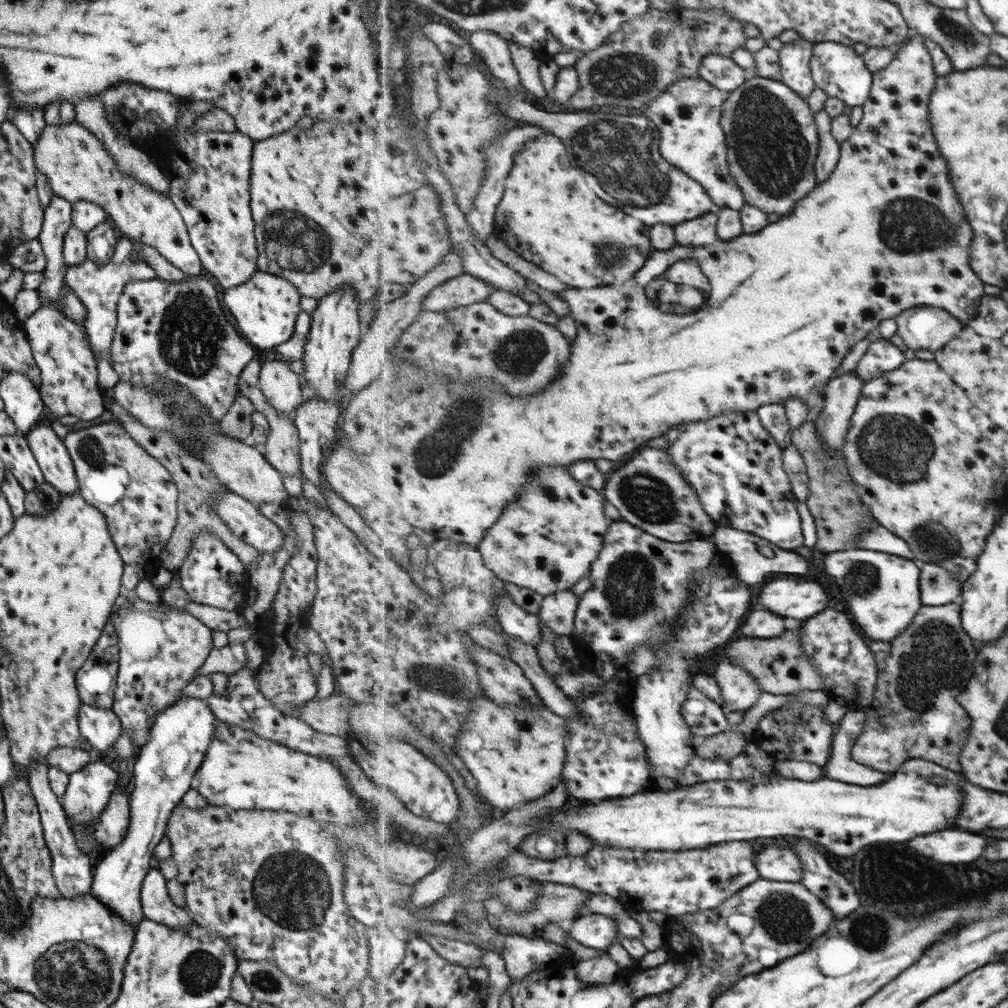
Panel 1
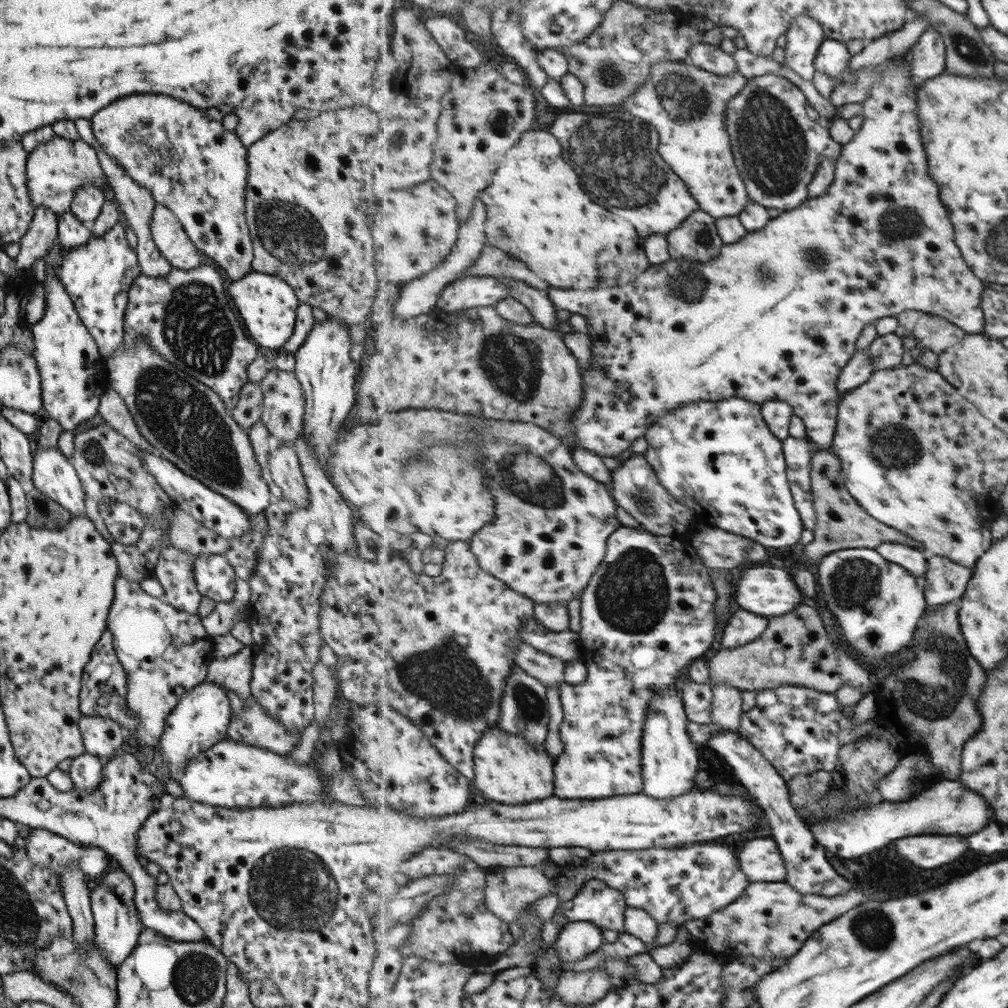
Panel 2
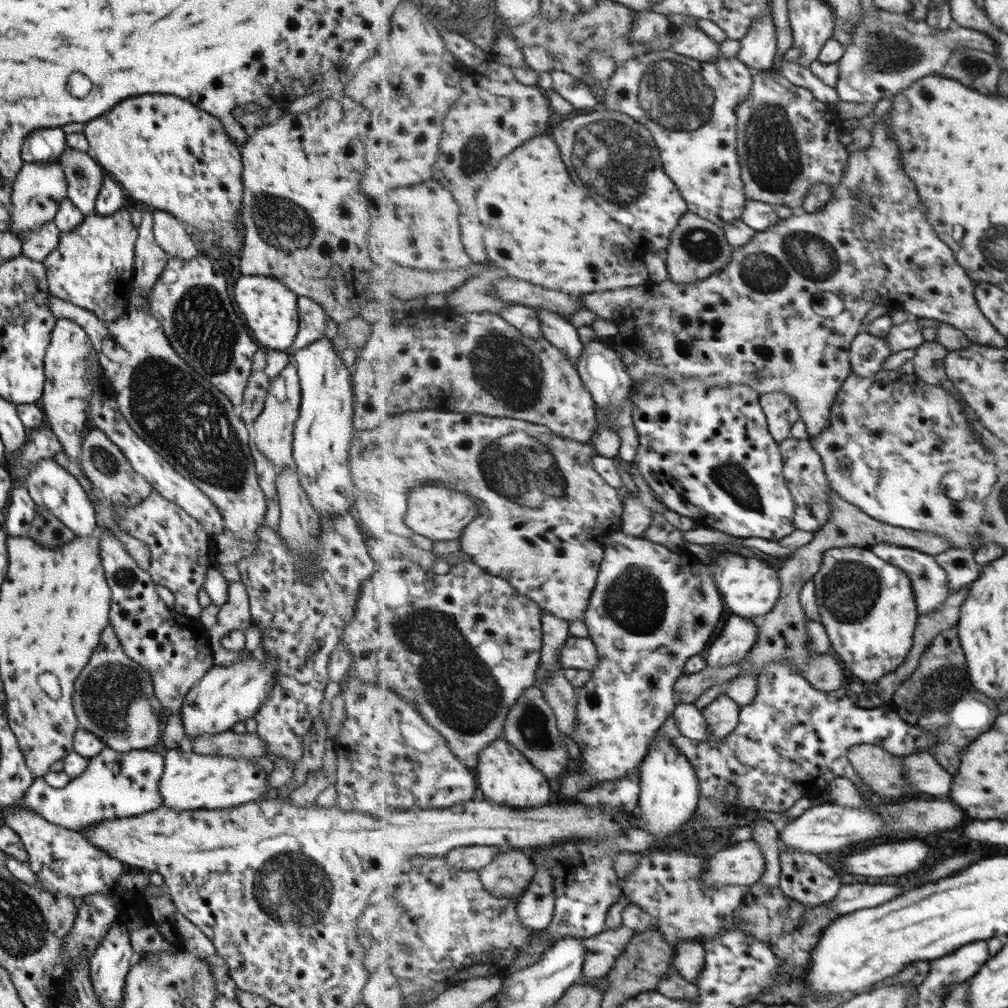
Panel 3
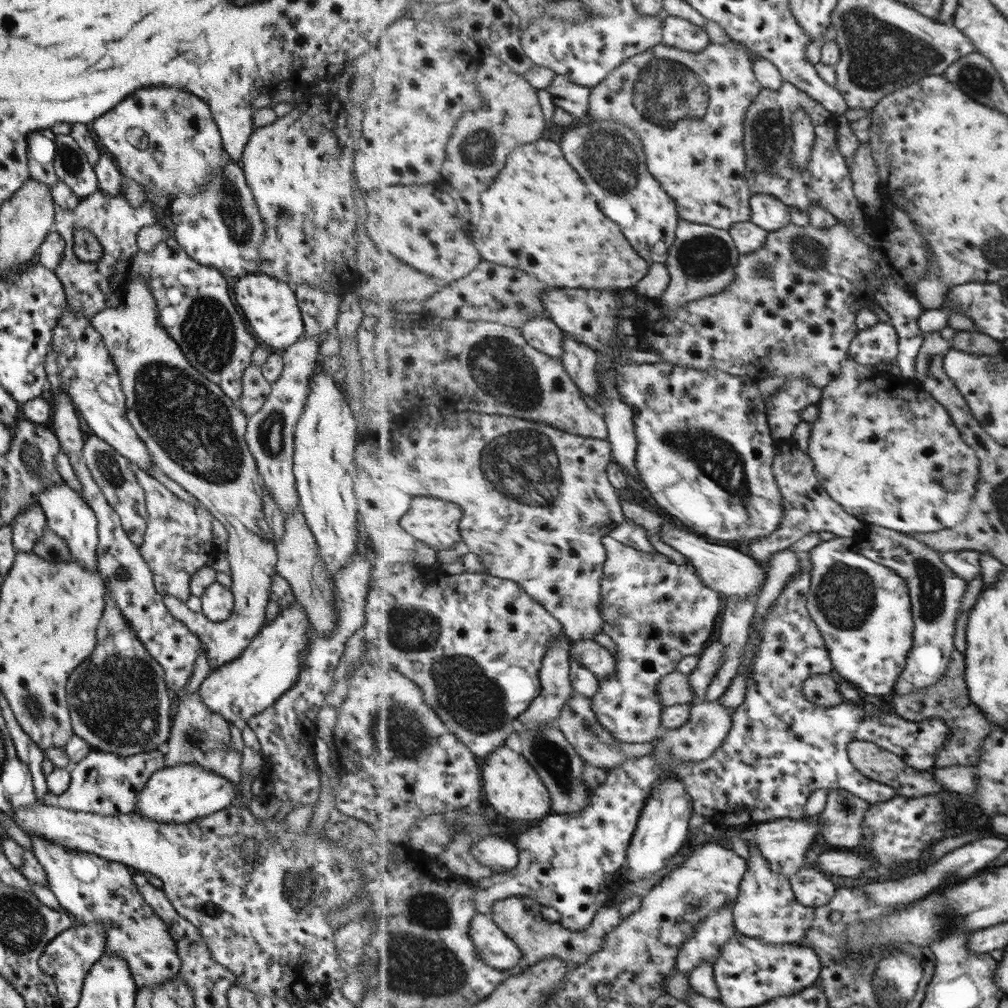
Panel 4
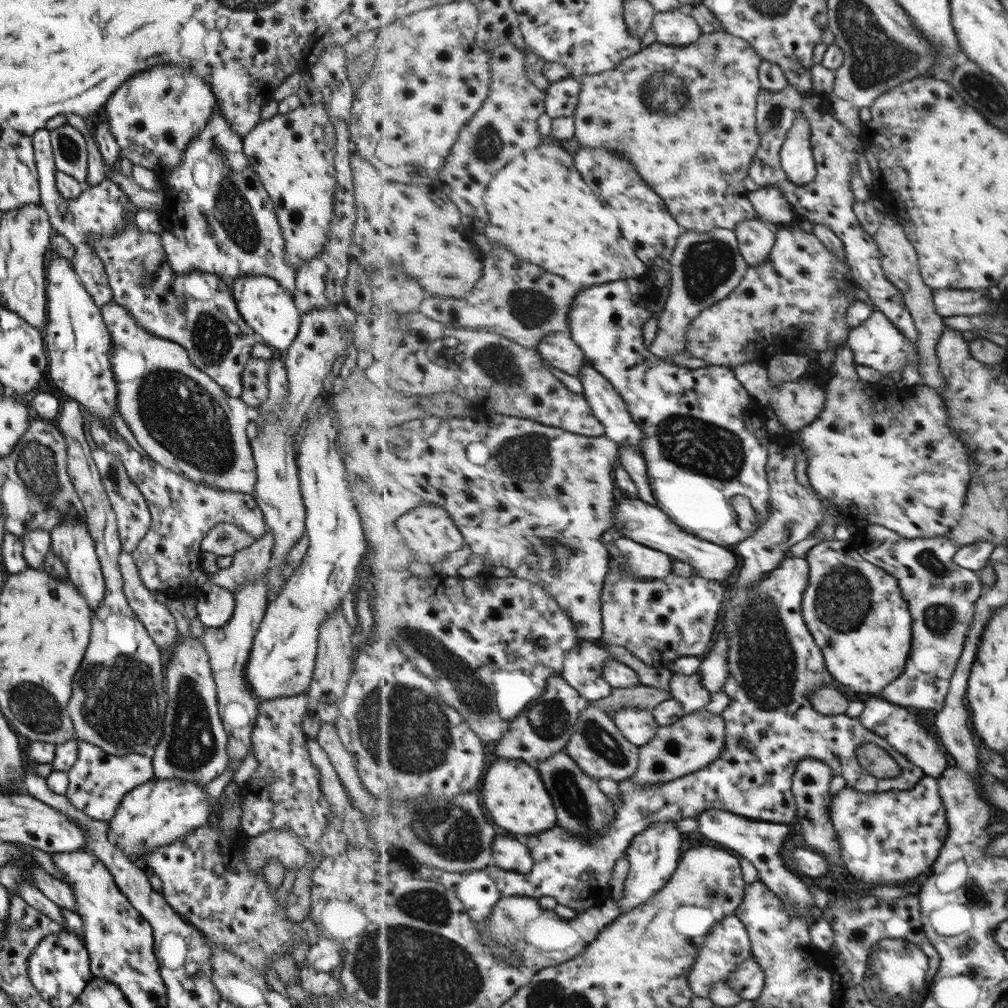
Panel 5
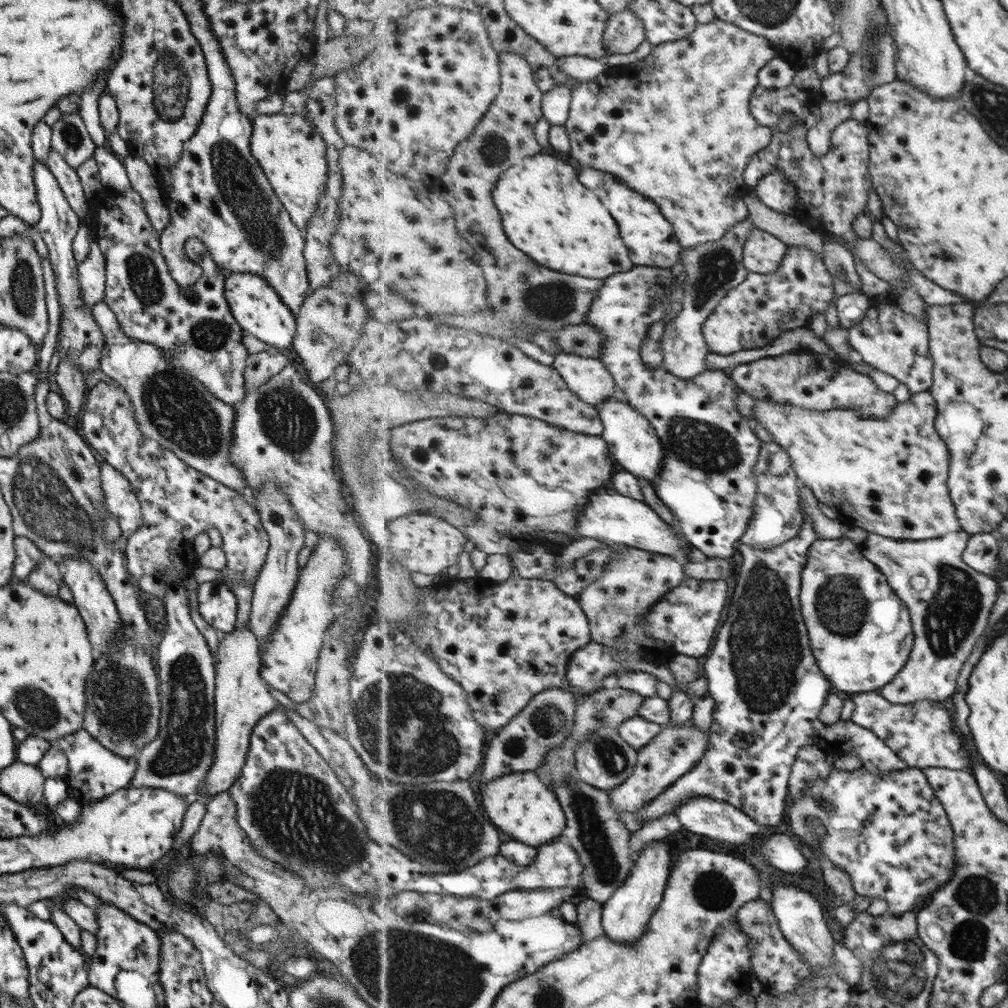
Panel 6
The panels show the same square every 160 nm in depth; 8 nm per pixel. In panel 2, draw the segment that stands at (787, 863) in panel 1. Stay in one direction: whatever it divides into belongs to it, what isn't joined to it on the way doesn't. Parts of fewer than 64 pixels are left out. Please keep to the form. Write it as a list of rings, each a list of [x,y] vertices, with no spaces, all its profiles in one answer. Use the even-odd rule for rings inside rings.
[[[760,837],[745,843],[738,854],[739,868],[752,883],[783,882],[787,868],[779,846],[772,838]]]

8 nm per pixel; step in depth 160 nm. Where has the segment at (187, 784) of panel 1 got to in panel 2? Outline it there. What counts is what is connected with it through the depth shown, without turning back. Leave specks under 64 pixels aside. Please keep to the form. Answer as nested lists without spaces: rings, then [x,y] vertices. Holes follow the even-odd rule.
[[[202,681],[188,690],[178,700],[172,712],[167,714],[157,747],[173,780],[176,780],[176,776],[183,772],[184,766],[187,766],[188,761],[198,752],[210,749],[214,742],[226,737],[226,727],[232,713],[225,690],[226,688],[218,684]],[[113,863],[108,871],[91,884],[89,894],[90,911],[94,920],[94,941],[102,952],[103,960],[117,970],[119,964],[135,948],[142,927],[133,902],[134,887],[125,871]]]

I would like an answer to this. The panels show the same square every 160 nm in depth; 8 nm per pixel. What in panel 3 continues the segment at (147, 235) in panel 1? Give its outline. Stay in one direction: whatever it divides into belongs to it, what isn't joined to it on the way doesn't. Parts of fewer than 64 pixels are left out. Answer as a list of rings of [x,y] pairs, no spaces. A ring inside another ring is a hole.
[[[55,161],[50,163],[23,163],[21,168],[17,171],[15,178],[12,180],[12,191],[10,196],[10,230],[19,240],[22,239],[24,232],[30,231],[39,225],[45,224],[53,220],[60,200],[66,198],[67,183],[65,176],[60,167],[60,162]],[[152,210],[152,235],[167,259],[191,260],[199,254],[188,227],[168,212]]]

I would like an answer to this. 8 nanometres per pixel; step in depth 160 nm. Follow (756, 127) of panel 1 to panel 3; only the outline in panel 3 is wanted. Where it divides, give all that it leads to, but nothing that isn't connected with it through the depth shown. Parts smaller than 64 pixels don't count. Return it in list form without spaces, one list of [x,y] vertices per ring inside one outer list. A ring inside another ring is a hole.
[[[755,71],[754,86],[750,95],[738,106],[738,152],[742,165],[742,179],[746,195],[751,200],[762,200],[769,204],[781,204],[800,211],[805,196],[816,184],[825,183],[835,191],[842,183],[850,151],[840,140],[843,127],[837,109],[820,101],[811,89],[793,84],[781,72],[761,73]]]

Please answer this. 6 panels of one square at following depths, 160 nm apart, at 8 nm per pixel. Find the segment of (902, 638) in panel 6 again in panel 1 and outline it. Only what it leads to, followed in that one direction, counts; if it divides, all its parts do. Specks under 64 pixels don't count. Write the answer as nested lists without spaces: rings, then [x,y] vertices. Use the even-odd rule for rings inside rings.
[[[849,548],[845,552],[831,552],[825,554],[825,570],[827,574],[835,576],[839,584],[839,593],[847,601],[852,615],[855,617],[855,626],[869,641],[889,642],[906,631],[914,623],[915,616],[924,605],[922,603],[922,566],[913,559],[892,555],[886,552],[877,552],[863,548]]]

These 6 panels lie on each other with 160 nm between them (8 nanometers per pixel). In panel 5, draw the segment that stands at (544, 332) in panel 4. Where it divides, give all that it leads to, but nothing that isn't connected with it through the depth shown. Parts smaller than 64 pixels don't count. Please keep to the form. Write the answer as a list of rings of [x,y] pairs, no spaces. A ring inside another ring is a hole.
[[[570,331],[547,335],[537,349],[554,368],[579,379],[583,376],[583,367],[587,366],[587,356],[575,343]]]

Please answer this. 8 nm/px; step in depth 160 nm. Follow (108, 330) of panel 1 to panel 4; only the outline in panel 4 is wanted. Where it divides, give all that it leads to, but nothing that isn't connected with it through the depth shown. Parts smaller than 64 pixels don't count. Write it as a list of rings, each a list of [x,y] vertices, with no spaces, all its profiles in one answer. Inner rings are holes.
[[[97,189],[84,198],[77,211],[68,212],[56,204],[54,211],[53,230],[64,240],[64,249],[60,262],[52,271],[61,283],[66,304],[87,317],[103,309],[114,309],[126,294],[129,281],[128,260],[138,250],[138,230],[158,224],[153,204],[147,199],[140,206],[132,208],[122,194],[104,194]],[[81,229],[88,230],[95,236],[102,248],[100,257],[95,261],[79,260],[73,252],[74,232]]]

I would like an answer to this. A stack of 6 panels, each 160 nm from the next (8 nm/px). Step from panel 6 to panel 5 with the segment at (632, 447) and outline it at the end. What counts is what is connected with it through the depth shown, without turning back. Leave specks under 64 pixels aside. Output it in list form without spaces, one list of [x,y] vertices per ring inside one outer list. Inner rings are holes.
[[[589,360],[583,367],[580,381],[593,413],[606,428],[606,437],[620,446],[635,445],[642,450],[644,430],[635,423],[620,392],[599,370],[595,370]]]

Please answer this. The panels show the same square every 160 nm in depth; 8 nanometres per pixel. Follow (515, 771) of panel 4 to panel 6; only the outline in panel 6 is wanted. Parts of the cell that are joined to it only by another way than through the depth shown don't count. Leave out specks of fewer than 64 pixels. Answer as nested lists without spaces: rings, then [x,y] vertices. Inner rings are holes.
[[[519,771],[504,774],[487,783],[483,790],[485,810],[492,824],[513,840],[539,848],[562,838],[567,828],[566,812],[558,795],[536,771]]]

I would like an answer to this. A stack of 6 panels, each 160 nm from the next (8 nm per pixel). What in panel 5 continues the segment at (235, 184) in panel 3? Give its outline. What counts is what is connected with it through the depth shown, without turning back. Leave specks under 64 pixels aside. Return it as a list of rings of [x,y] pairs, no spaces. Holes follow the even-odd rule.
[[[162,64],[124,80],[107,99],[103,110],[111,136],[119,146],[119,158],[127,158],[131,164],[163,176],[178,167],[184,149],[205,128],[215,104],[215,97],[211,94],[209,85],[202,82],[196,74],[172,64]]]

